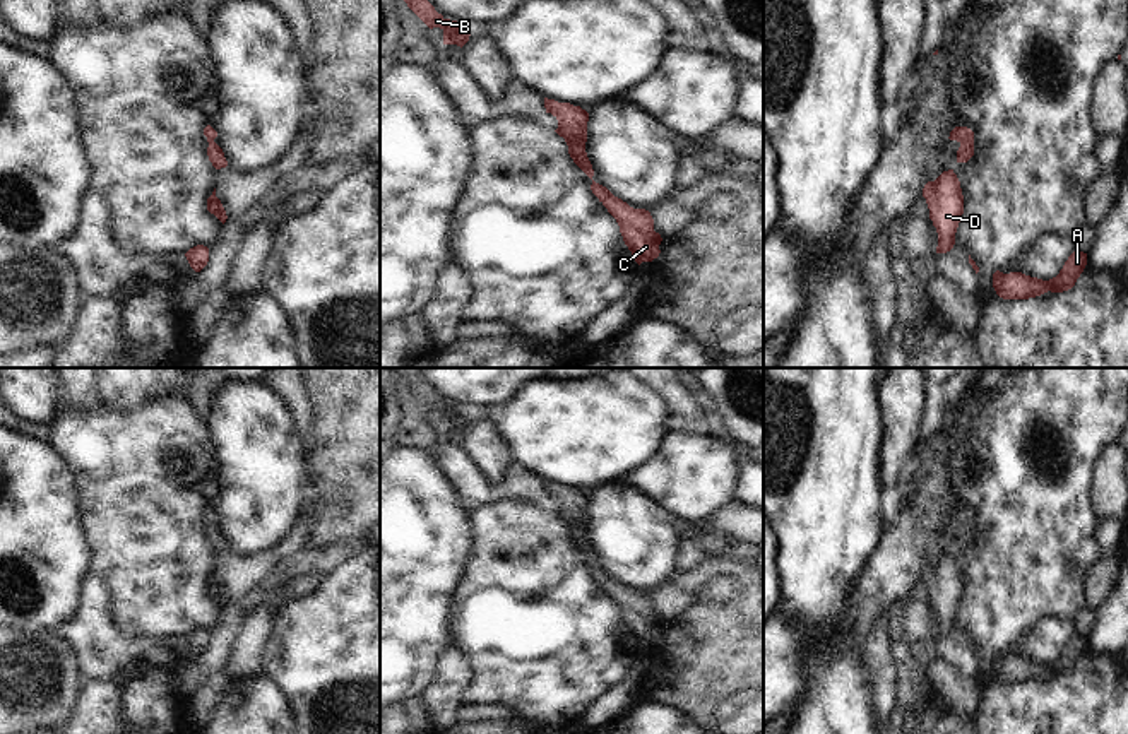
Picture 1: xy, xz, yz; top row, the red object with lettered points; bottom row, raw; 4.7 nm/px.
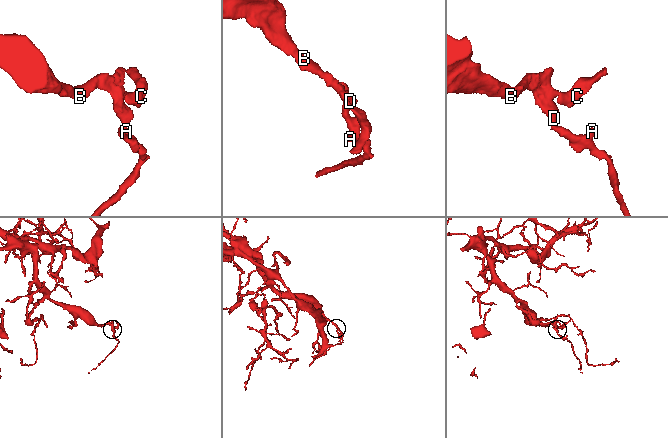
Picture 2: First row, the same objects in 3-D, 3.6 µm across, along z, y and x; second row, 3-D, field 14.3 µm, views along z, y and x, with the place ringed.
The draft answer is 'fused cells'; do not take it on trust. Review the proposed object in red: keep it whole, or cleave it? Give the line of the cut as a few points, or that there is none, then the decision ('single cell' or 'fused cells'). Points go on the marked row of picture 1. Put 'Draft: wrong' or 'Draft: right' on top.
Draft: wrong
no cut; single cell

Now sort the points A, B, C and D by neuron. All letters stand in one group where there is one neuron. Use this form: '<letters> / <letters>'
A B C D

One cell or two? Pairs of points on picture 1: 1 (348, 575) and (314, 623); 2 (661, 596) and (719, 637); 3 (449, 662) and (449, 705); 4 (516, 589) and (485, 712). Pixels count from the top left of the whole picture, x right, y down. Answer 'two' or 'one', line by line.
1: one
2: two
3: one
4: two

